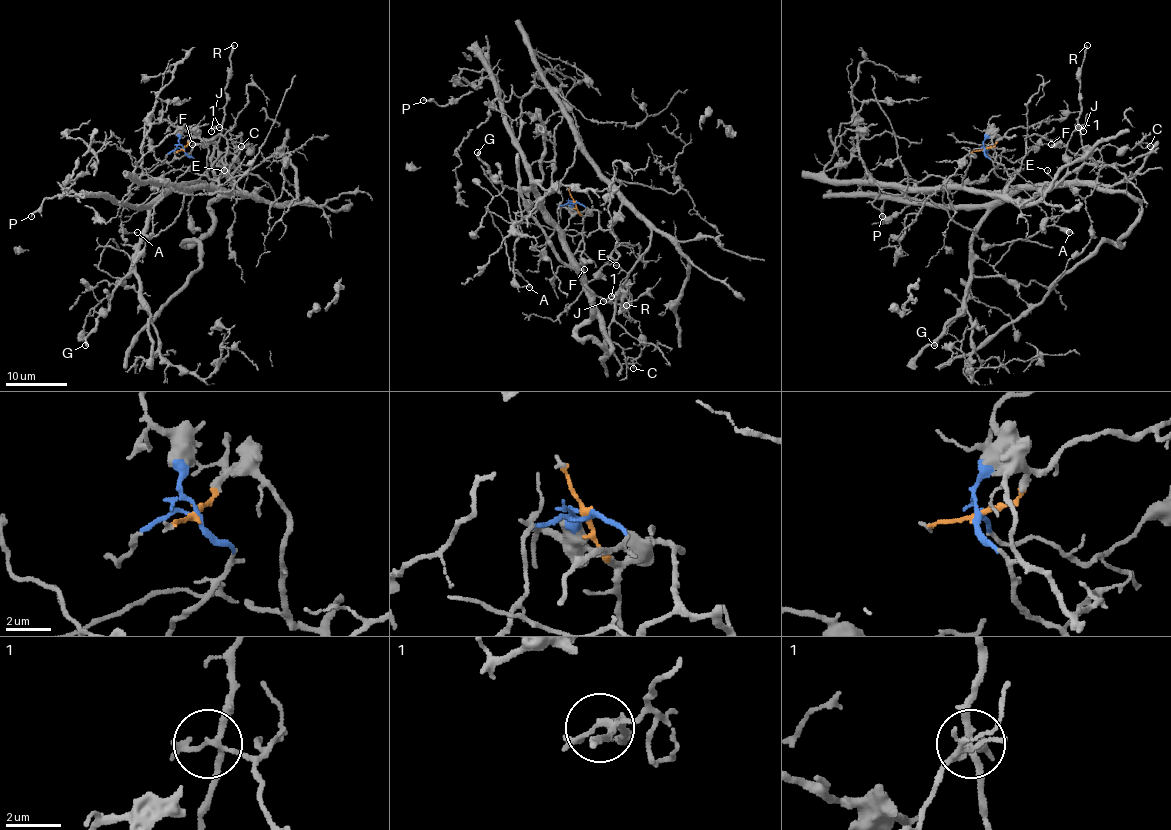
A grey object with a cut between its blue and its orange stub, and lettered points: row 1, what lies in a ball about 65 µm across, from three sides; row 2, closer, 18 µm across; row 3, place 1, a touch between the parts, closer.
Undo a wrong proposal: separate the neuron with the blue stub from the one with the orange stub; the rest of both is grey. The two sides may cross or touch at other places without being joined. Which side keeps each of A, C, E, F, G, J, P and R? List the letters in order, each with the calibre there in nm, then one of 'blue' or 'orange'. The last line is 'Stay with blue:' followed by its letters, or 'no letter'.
A: 140 nm thick; orange
C: 100 nm thick; blue
E: 140 nm thick; orange
F: 120 nm thick; orange
G: 440 nm thick; blue
J: 240 nm thick; blue
P: 220 nm thick; blue
R: 260 nm thick; blue
Stay with blue: C, G, J, P, R

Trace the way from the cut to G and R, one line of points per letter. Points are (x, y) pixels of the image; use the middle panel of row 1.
G: (574, 203), (585, 209), (562, 229), (532, 192), (505, 187), (477, 152)
R: (574, 203), (585, 209), (569, 219), (565, 230), (579, 278), (603, 301), (614, 296), (626, 304)

